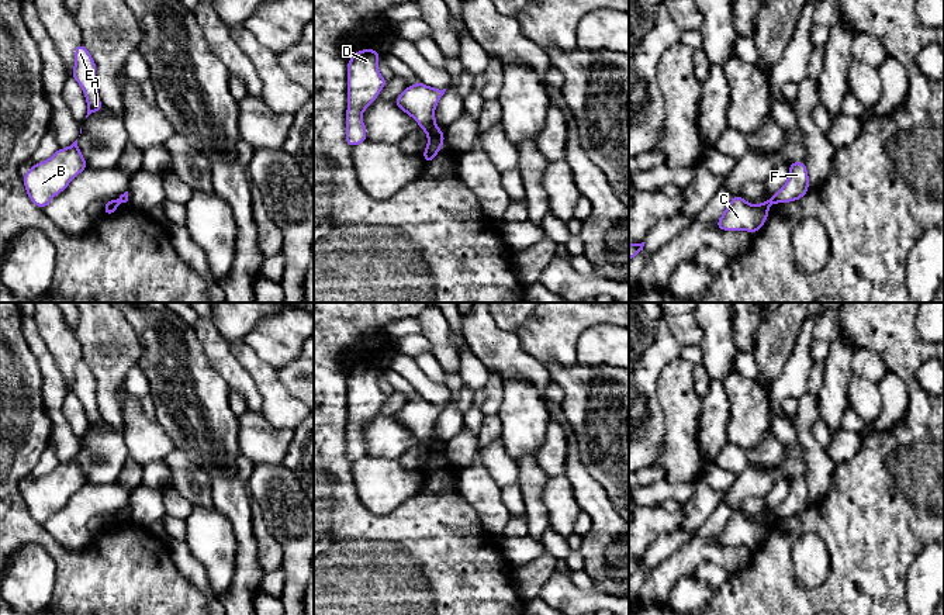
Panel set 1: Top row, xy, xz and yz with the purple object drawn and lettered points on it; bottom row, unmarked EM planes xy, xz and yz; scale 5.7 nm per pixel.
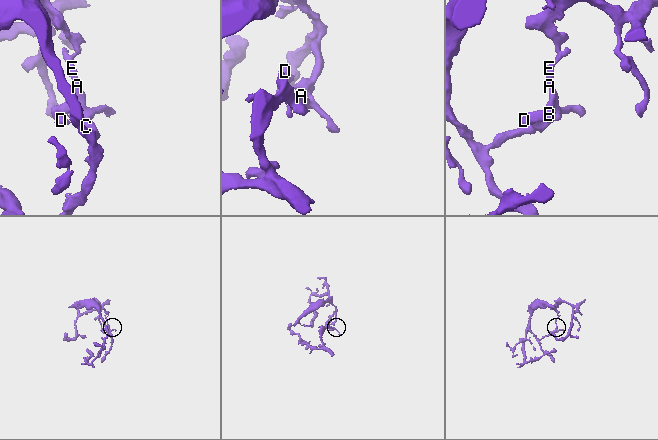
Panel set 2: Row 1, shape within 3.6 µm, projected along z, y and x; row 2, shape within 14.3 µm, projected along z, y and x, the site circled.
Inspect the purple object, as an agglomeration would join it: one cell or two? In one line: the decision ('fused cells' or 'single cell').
fused cells

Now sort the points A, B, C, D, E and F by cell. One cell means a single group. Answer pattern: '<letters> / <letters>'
A B D E F / C

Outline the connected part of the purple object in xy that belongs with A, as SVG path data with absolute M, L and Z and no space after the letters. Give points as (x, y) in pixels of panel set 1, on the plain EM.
M80 357L75 364L75 381L72 393L80 400L86 411L87 431L98 428L103 419L98 414L98 405L96 400L96 379L86 362Z

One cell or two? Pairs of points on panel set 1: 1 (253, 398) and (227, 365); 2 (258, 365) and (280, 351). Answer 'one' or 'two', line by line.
1: one
2: two

